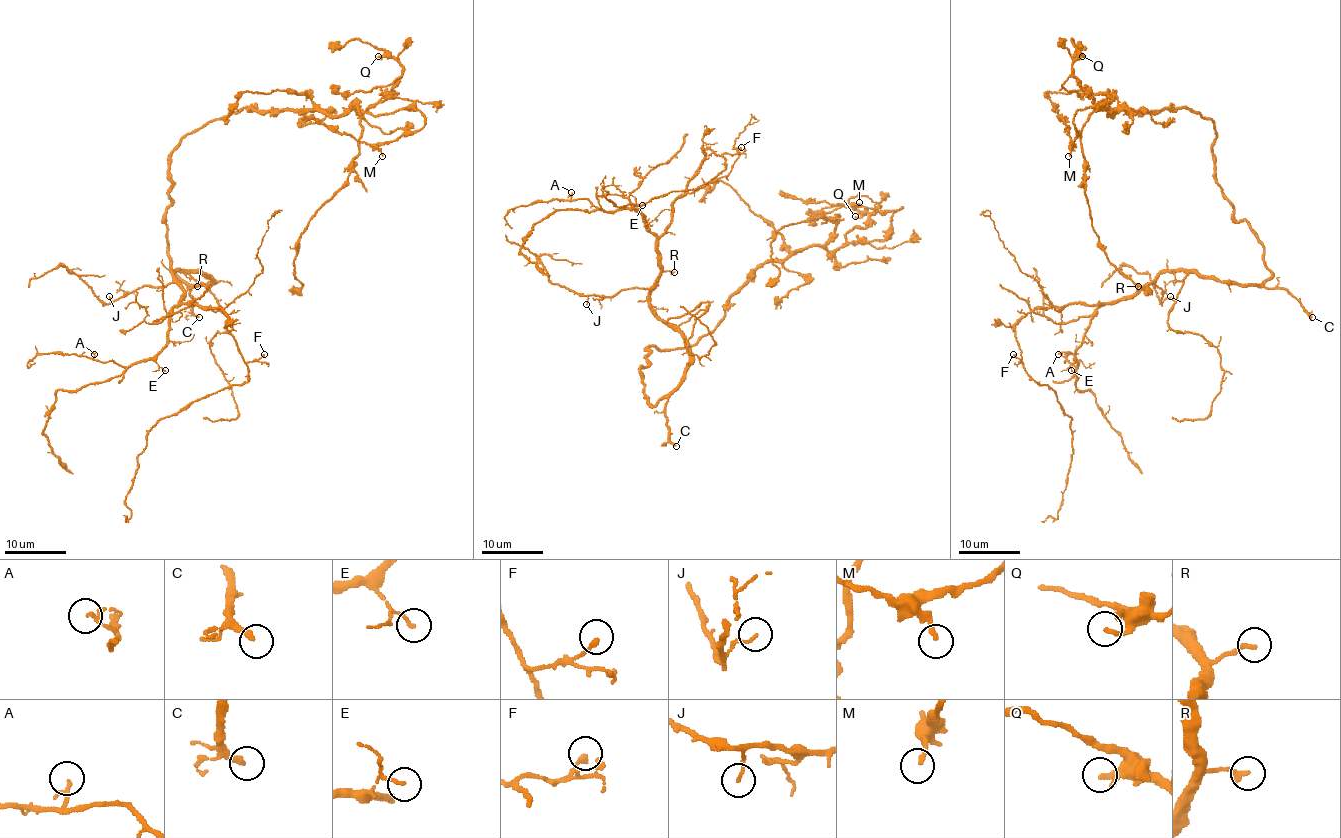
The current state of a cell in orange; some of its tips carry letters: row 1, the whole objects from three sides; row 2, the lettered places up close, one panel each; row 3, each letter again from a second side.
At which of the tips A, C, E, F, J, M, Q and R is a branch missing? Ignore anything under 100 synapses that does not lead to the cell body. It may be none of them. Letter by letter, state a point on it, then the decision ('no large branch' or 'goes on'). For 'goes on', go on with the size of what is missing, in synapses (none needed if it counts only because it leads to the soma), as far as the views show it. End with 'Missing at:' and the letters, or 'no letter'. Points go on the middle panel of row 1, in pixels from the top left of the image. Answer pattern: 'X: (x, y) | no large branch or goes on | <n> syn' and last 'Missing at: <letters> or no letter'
A: (571, 192) | no large branch
C: (676, 446) | goes on
E: (642, 205) | no large branch
F: (741, 147) | no large branch
J: (586, 304) | no large branch
M: (859, 202) | no large branch
Q: (855, 216) | no large branch
R: (674, 272) | no large branch
Missing at: C

